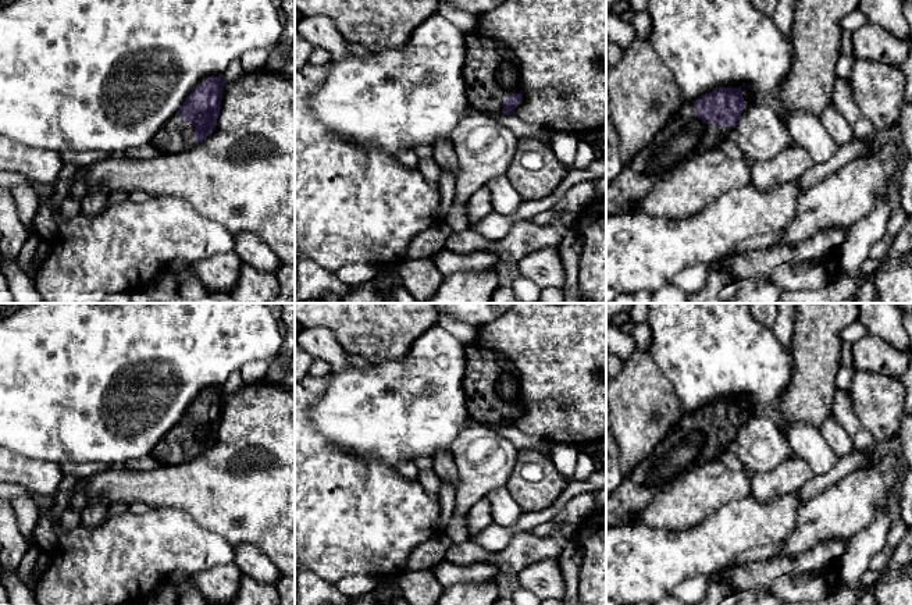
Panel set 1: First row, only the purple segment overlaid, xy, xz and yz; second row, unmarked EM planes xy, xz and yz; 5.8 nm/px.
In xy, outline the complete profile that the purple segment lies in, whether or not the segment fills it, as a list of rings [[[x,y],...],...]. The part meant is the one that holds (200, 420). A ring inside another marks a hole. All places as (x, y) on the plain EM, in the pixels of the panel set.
[[[222,387],[199,394],[177,426],[153,448],[150,456],[164,466],[186,463],[206,451],[215,441],[225,394]]]

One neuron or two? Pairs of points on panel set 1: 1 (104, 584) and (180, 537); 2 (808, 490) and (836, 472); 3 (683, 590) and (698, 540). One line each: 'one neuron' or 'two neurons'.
1: one neuron
2: one neuron
3: two neurons

